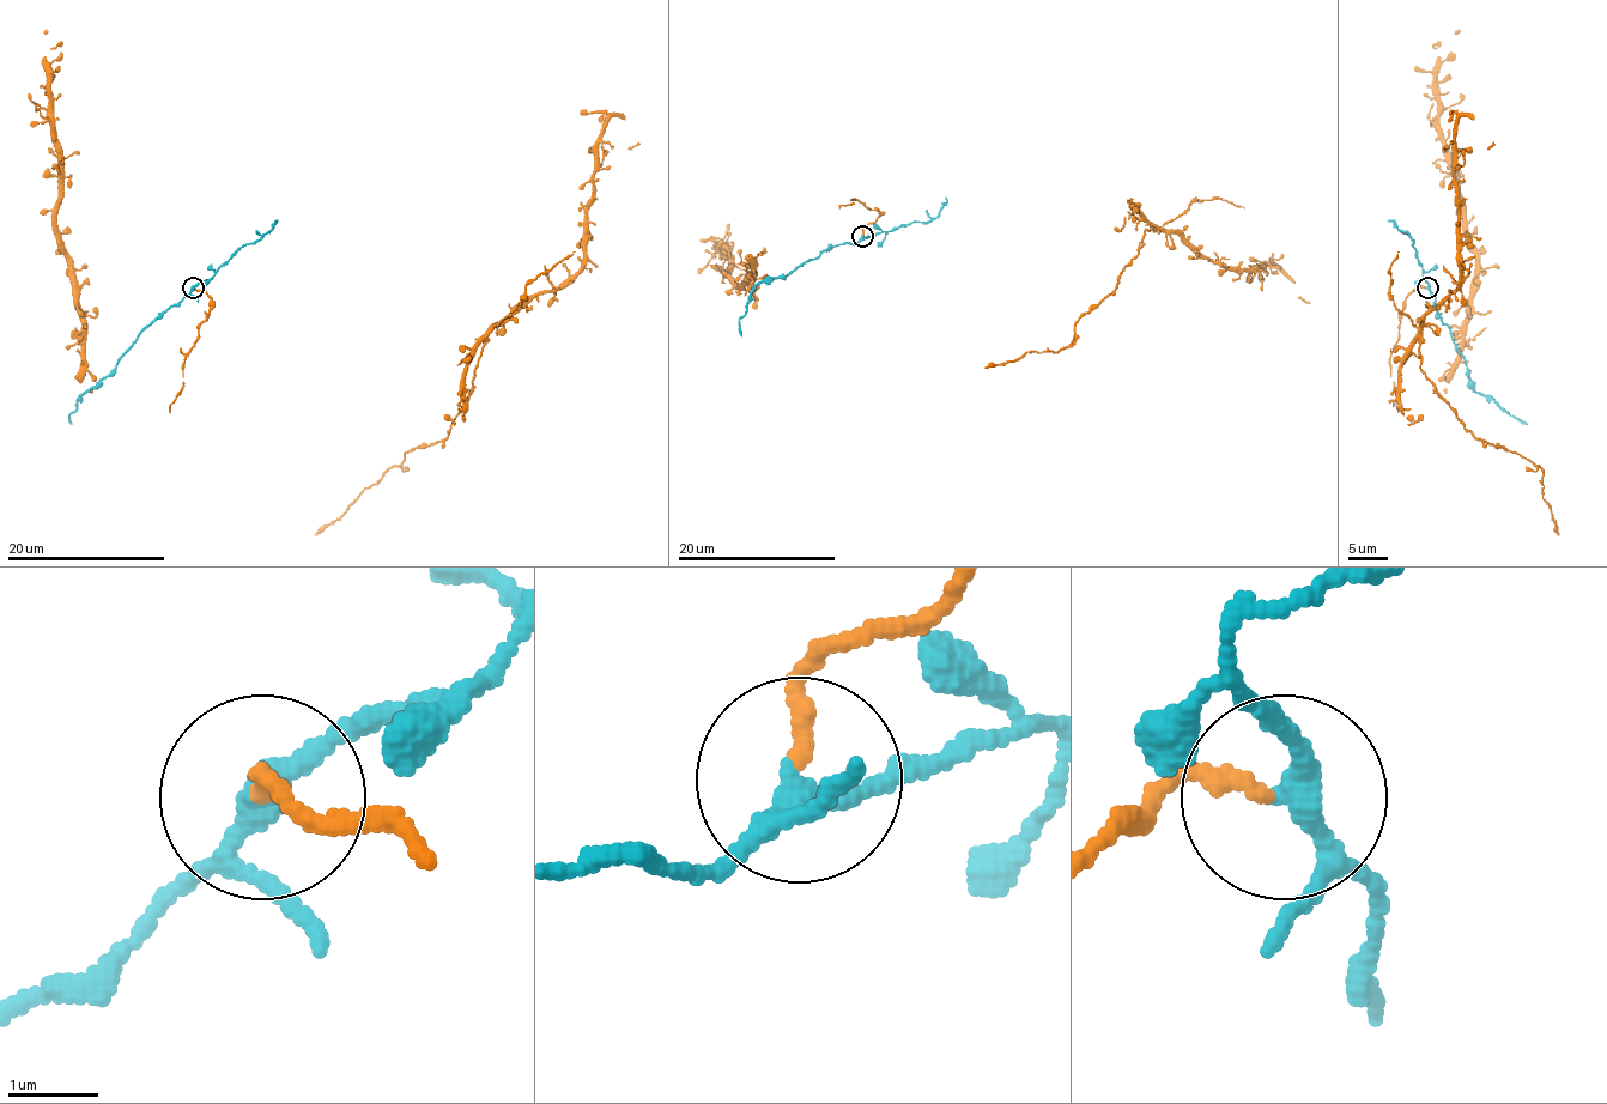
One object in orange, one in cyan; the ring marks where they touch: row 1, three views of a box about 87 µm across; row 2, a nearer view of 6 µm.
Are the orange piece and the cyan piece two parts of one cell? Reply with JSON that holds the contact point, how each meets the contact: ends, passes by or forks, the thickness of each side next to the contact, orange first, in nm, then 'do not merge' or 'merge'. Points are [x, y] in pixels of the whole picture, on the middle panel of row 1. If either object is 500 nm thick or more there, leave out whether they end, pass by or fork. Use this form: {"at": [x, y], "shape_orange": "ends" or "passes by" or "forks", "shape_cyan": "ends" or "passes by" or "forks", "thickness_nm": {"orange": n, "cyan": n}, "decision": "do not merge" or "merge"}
{"at": [862, 236], "shape_orange": "ends", "shape_cyan": "forks", "thickness_nm": {"orange": 190, "cyan": 240}, "decision": "do not merge"}

